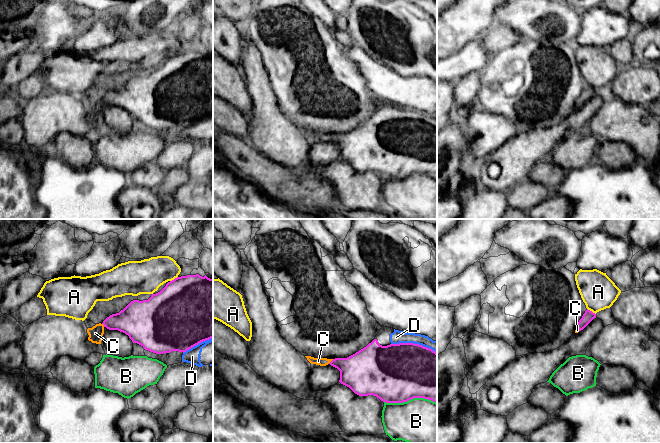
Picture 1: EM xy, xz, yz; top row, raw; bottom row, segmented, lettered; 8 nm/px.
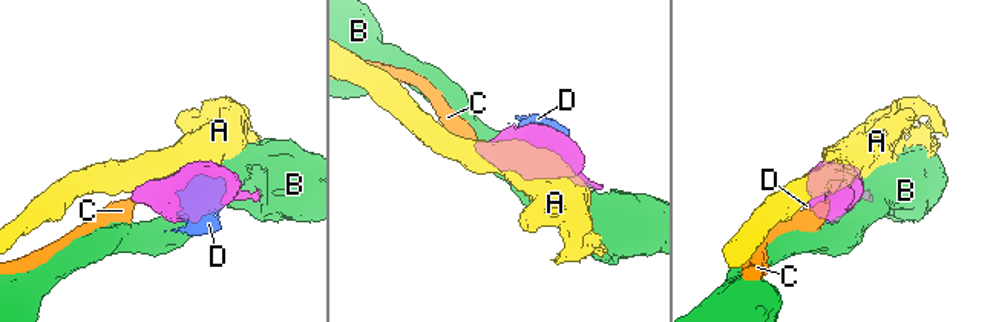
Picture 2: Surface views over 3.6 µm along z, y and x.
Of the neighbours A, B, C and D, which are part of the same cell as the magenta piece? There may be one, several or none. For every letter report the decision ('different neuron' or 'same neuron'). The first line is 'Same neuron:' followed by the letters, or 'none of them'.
Same neuron: C
A: different neuron
B: different neuron
C: same neuron
D: different neuron

